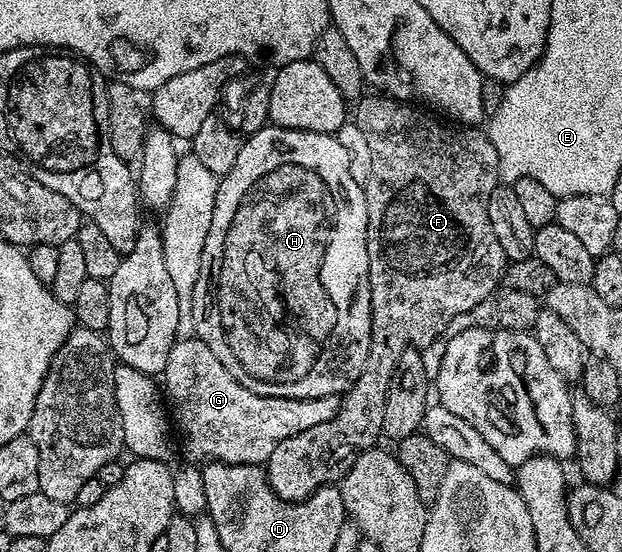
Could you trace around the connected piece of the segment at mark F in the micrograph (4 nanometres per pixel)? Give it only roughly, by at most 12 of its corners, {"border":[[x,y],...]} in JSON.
{"border":[[365,94],[370,357],[270,453],[287,503],[381,442],[410,345],[497,294],[498,153]]}

